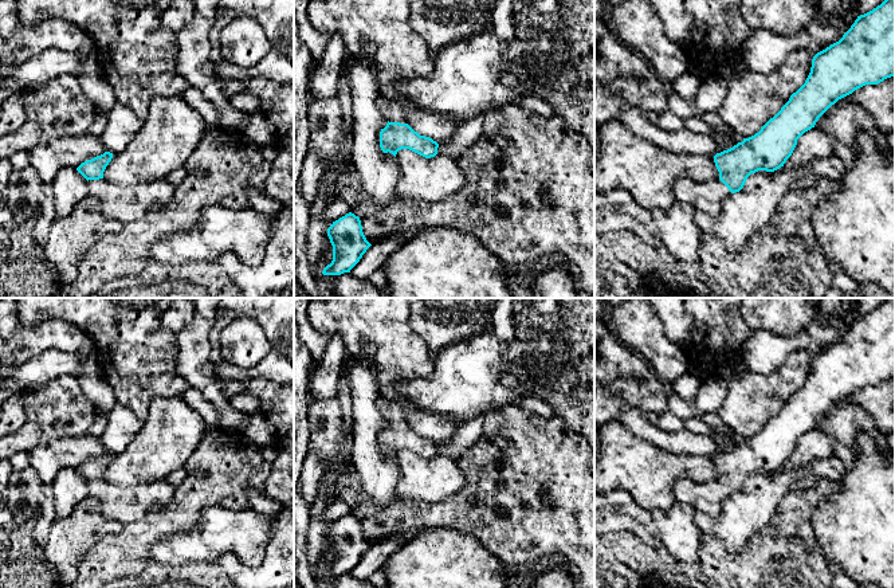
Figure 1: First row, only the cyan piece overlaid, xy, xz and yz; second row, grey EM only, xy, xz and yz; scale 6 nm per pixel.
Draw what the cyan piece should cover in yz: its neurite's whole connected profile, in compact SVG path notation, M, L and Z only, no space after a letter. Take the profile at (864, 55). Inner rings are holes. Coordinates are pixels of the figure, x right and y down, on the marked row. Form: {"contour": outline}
{"contour": "M884 0L872 11L857 16L839 42L813 56L805 83L758 133L714 156L718 179L703 183L688 177L676 180L674 184L676 201L688 203L695 211L711 216L719 213L722 201L731 193L739 192L751 173L774 172L784 166L797 140L814 128L819 118L839 99L865 85L878 85L891 77L895 77L895 0Z"}

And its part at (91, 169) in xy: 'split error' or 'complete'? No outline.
split error

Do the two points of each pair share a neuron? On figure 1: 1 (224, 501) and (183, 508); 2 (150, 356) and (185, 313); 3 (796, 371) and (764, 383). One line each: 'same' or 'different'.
1: same
2: different
3: same

